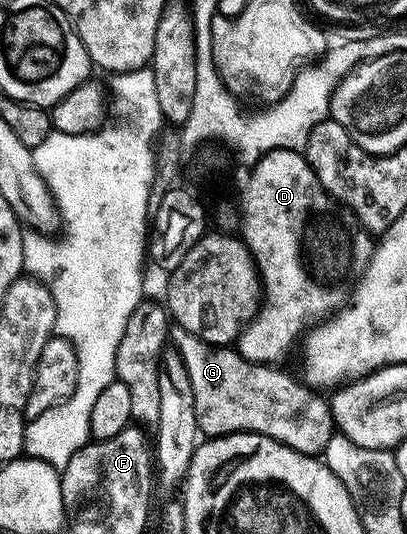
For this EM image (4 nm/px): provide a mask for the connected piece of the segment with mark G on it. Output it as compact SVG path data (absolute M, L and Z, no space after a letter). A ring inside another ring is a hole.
M181 327L171 328L170 339L190 375L201 436L257 431L303 455L323 456L326 445L330 445L334 424L332 404L320 396L323 394L319 390L309 387L297 376L296 380L288 371L279 371L279 366L251 363L231 346L216 347Z

